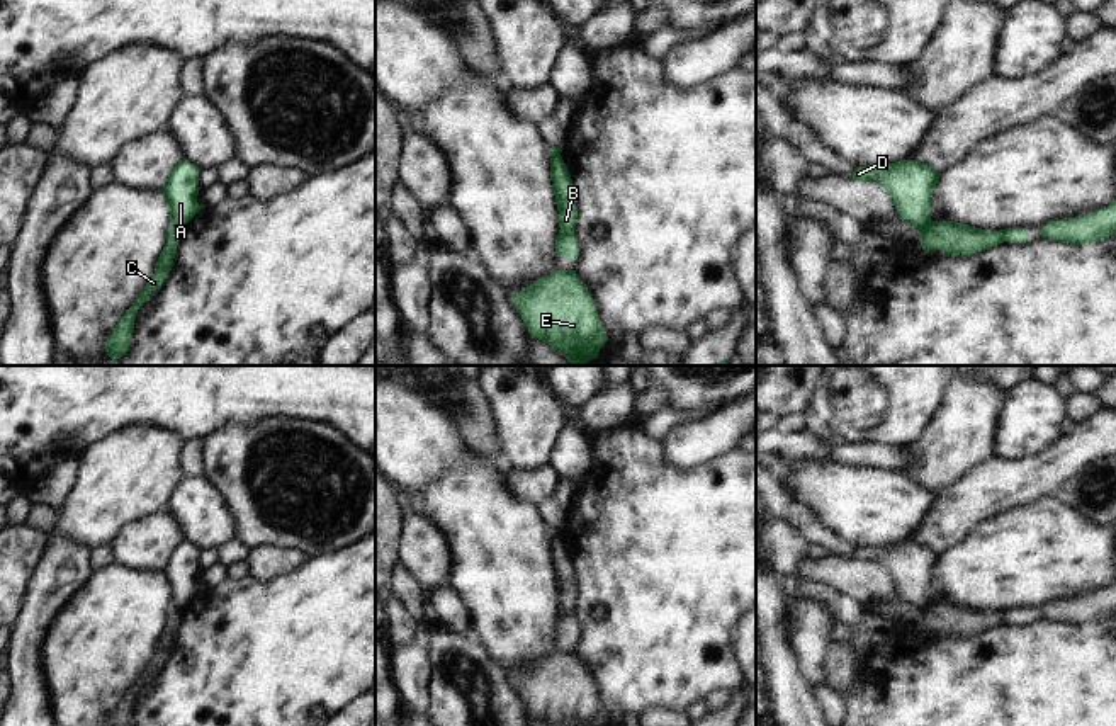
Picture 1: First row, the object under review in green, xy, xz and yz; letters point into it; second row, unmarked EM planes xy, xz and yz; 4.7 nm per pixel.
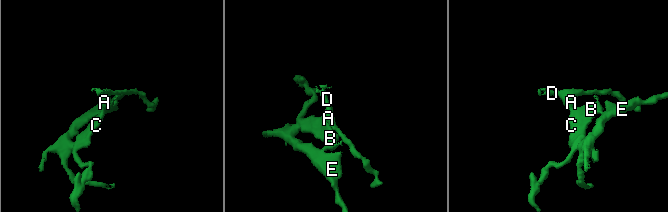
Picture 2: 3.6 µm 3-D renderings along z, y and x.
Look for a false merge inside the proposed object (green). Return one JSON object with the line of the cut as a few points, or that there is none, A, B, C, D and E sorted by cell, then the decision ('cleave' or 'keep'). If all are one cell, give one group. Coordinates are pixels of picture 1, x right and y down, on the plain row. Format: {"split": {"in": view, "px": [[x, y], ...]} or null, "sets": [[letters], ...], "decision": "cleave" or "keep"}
{"split": {"in": "yz", "px": [[930, 601], [918, 609]]}, "sets": [["A", "D"], ["B", "C", "E"]], "decision": "cleave"}

